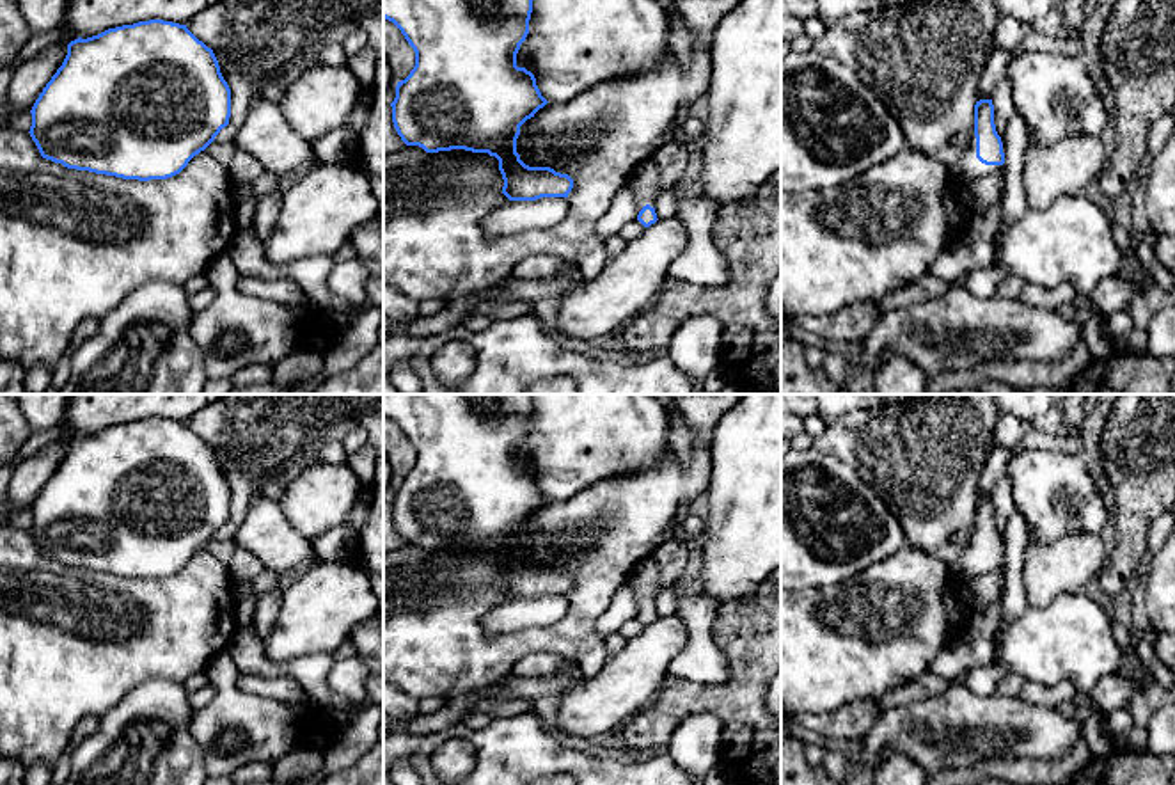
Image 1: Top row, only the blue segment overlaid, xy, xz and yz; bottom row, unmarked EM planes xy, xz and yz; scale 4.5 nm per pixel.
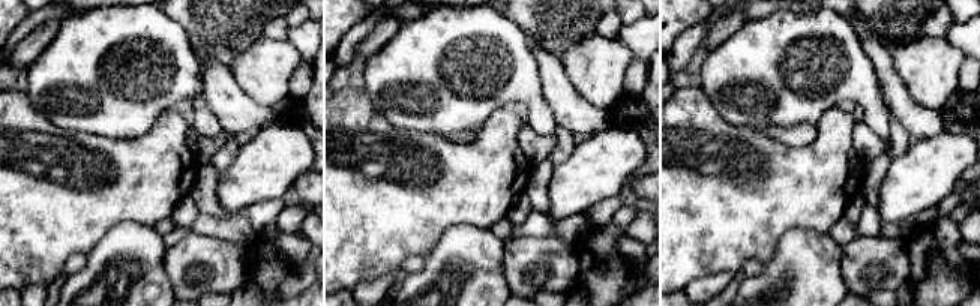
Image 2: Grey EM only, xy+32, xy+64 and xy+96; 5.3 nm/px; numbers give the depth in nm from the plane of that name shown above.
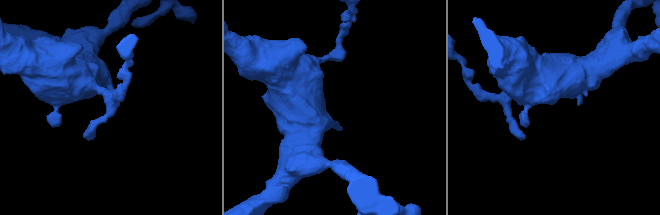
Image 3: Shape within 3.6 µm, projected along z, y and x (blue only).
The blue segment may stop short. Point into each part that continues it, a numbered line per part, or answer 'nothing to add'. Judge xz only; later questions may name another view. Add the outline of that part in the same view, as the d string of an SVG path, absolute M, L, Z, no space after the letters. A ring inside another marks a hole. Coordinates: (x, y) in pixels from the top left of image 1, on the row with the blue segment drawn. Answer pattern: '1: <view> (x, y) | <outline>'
1: xz (643, 178) | M653 158L641 162L634 172L630 181L630 190L637 201L639 211L650 204L655 208L655 199L658 195L655 188L655 179L660 176L658 167L655 165Z

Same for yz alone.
1: yz (968, 166) | M976 137L966 149L964 156L950 167L950 174L955 181L964 183L967 178L994 174L1005 169L1003 165L985 165L976 158Z

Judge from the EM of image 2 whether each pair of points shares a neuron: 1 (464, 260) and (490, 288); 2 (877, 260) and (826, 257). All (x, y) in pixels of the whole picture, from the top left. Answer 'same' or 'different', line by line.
1: same
2: different

